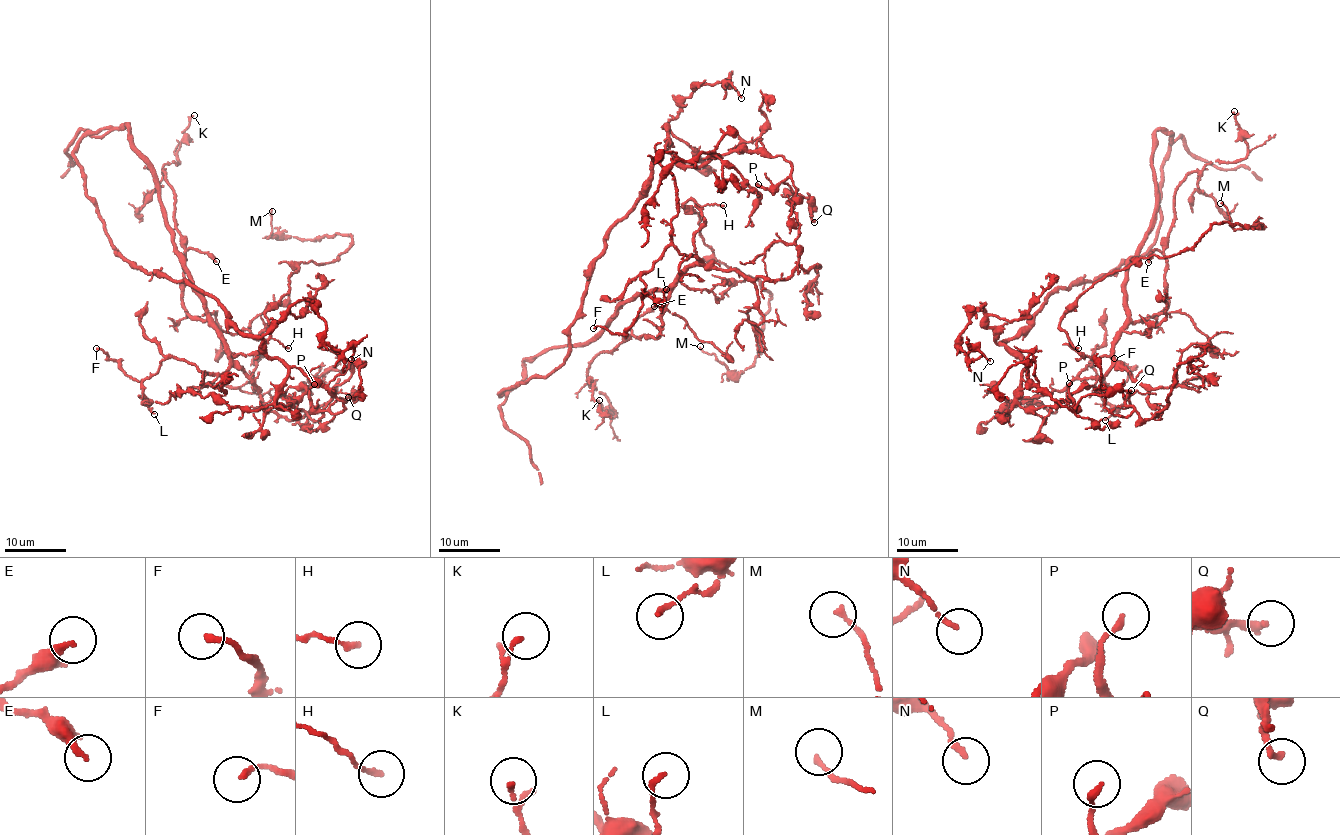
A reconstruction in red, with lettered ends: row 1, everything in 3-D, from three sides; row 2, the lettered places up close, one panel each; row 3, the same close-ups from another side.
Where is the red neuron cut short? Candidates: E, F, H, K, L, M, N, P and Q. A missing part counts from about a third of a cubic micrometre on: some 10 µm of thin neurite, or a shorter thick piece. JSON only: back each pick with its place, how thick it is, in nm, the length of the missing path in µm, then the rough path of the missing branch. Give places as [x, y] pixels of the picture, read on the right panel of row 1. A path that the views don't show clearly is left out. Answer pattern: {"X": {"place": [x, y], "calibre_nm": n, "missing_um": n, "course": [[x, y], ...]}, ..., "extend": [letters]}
{"extend": []}

